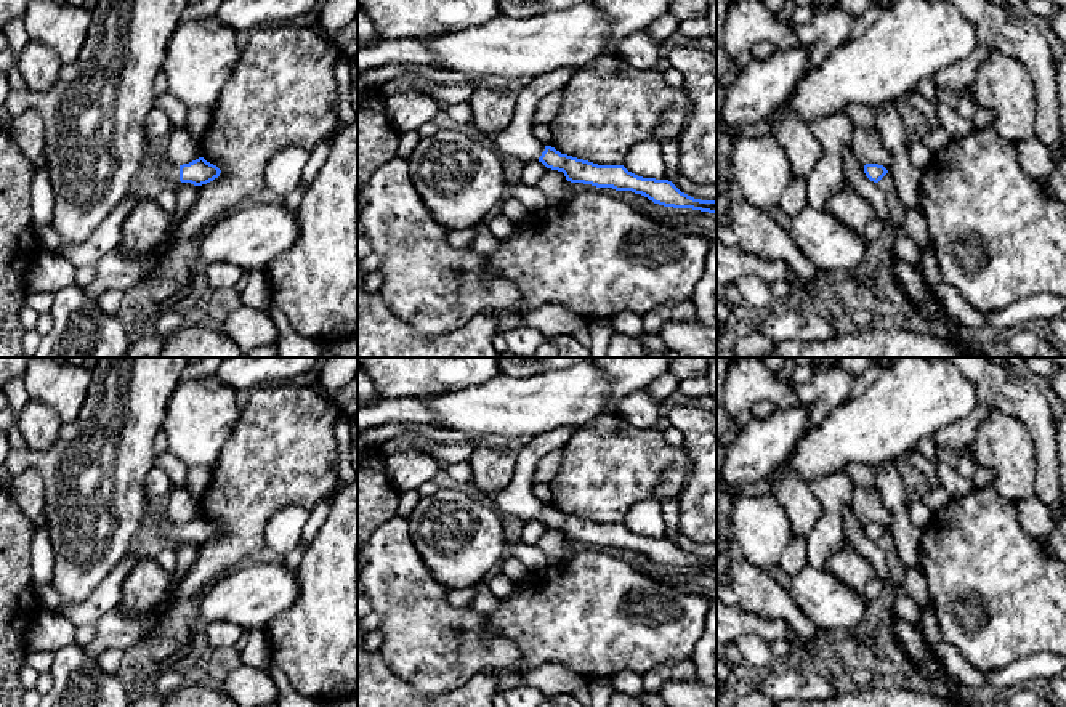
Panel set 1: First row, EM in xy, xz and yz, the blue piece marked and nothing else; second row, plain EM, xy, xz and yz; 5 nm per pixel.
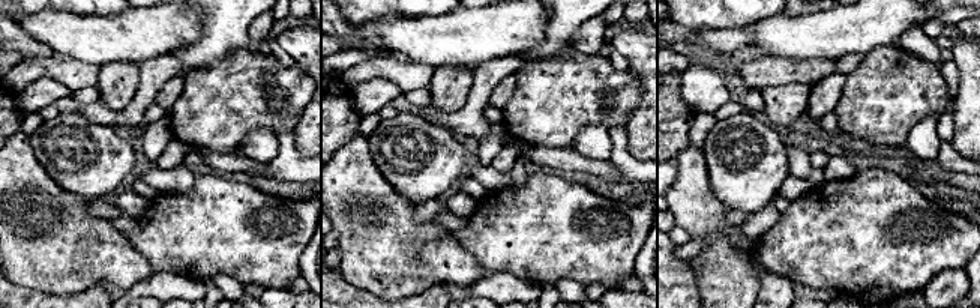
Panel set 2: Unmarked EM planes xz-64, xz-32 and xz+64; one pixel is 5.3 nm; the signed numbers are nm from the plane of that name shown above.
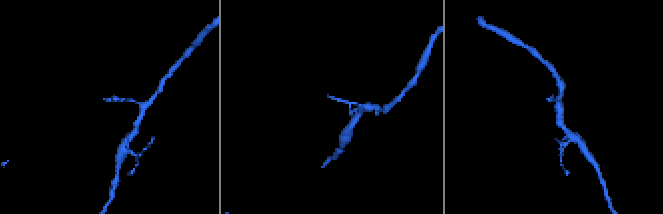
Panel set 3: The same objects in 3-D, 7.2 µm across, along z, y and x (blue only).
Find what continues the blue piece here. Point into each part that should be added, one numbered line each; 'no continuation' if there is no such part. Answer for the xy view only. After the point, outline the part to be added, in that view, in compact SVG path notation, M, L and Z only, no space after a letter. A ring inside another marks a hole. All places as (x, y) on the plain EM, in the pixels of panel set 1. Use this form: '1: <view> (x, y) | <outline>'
1: xy (167, 528) | M168 518L160 521L160 524L157 526L157 532L172 540L180 540L180 524Z

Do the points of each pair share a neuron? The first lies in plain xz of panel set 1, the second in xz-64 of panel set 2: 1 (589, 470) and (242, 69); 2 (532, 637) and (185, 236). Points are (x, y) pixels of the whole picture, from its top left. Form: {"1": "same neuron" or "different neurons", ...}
{"1": "same neuron", "2": "same neuron"}

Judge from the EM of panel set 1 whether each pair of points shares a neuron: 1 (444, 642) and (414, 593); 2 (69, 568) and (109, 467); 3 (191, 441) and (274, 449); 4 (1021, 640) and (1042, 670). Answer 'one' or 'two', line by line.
1: one
2: one
3: two
4: two

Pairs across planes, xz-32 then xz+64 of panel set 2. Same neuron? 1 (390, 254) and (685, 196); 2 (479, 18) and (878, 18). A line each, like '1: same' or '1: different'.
1: same
2: same

